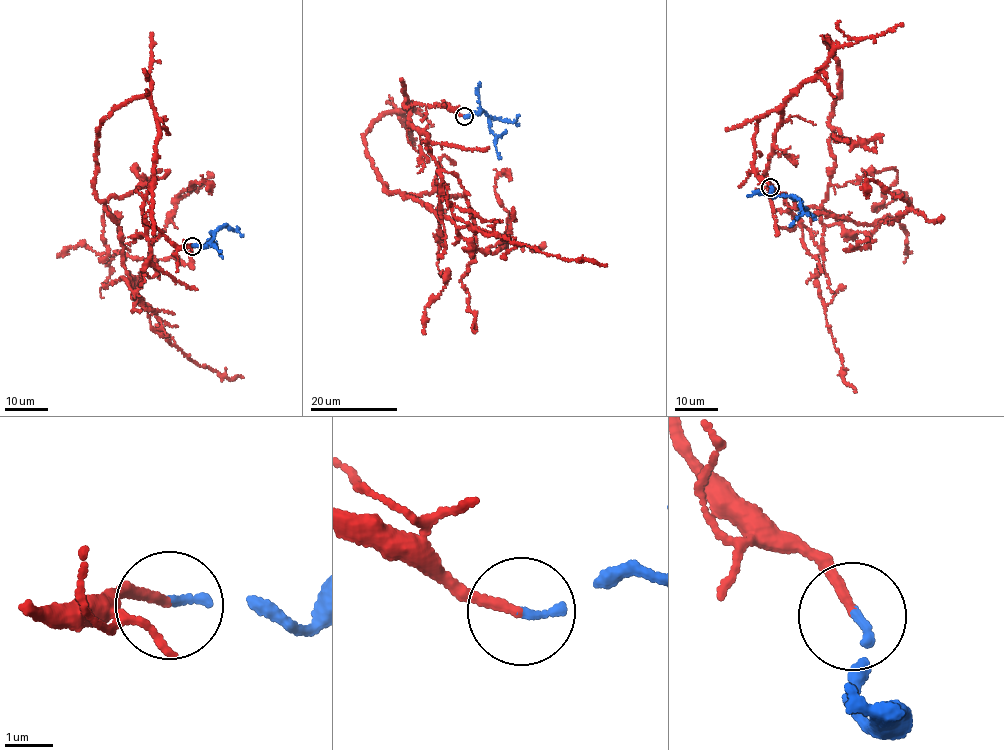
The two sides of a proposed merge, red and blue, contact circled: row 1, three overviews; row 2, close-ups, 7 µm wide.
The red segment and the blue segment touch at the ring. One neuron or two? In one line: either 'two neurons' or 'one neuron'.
one neuron

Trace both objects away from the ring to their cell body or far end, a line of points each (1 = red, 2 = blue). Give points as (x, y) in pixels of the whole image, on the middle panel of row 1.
1: (463, 116), (403, 104), (453, 215), (474, 228), (435, 213), (449, 277), (426, 307), (425, 334)
2: (463, 116), (482, 111), (488, 118), (490, 130), (496, 137), (494, 144), (498, 159)

